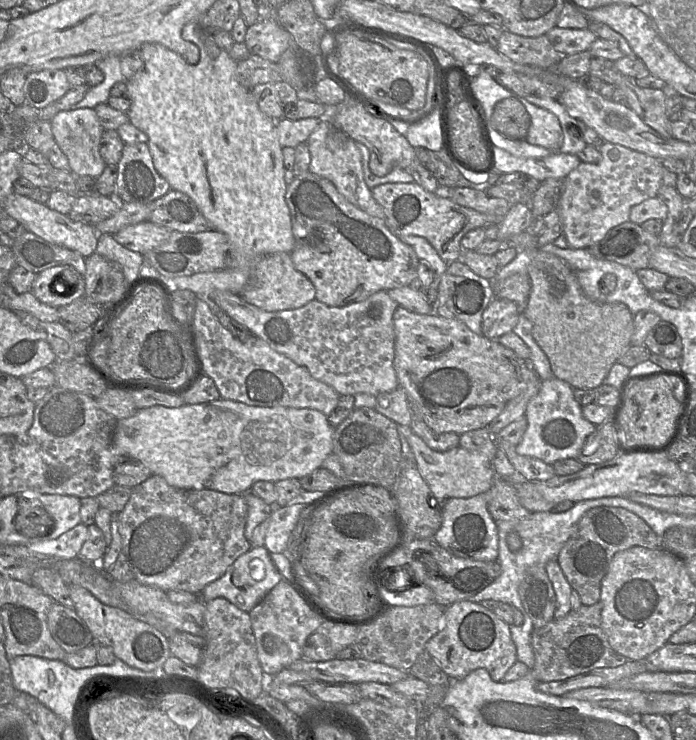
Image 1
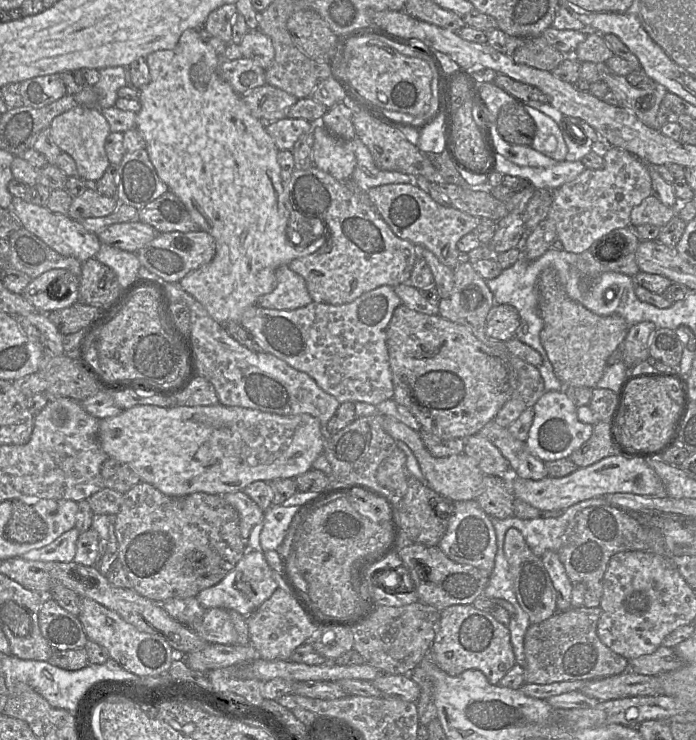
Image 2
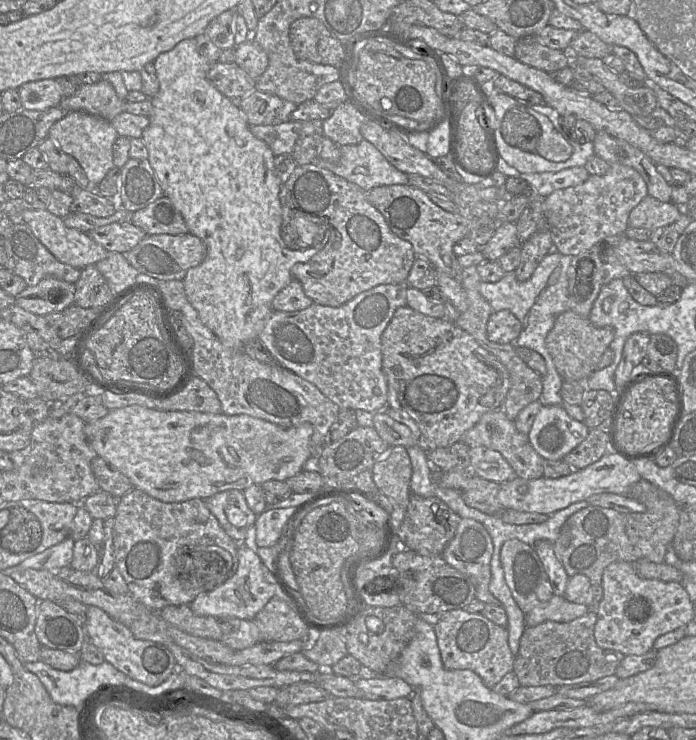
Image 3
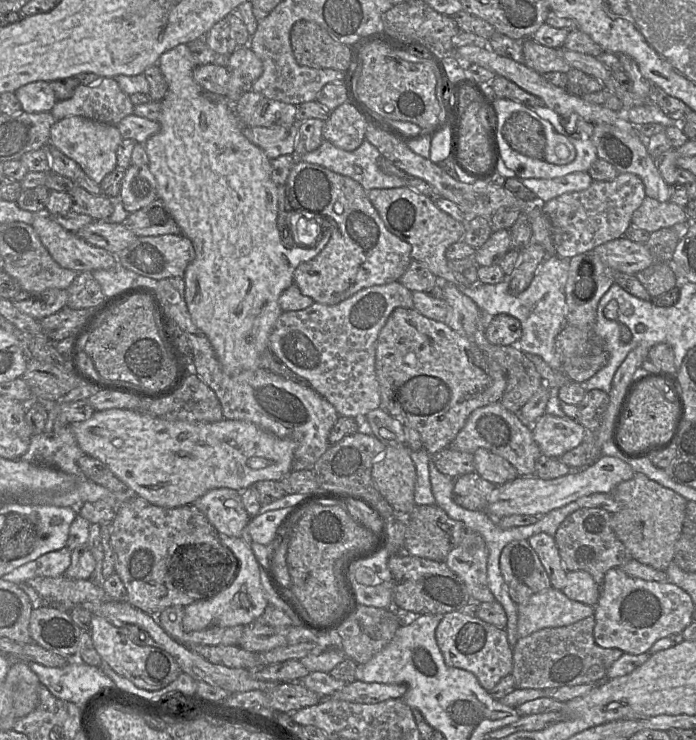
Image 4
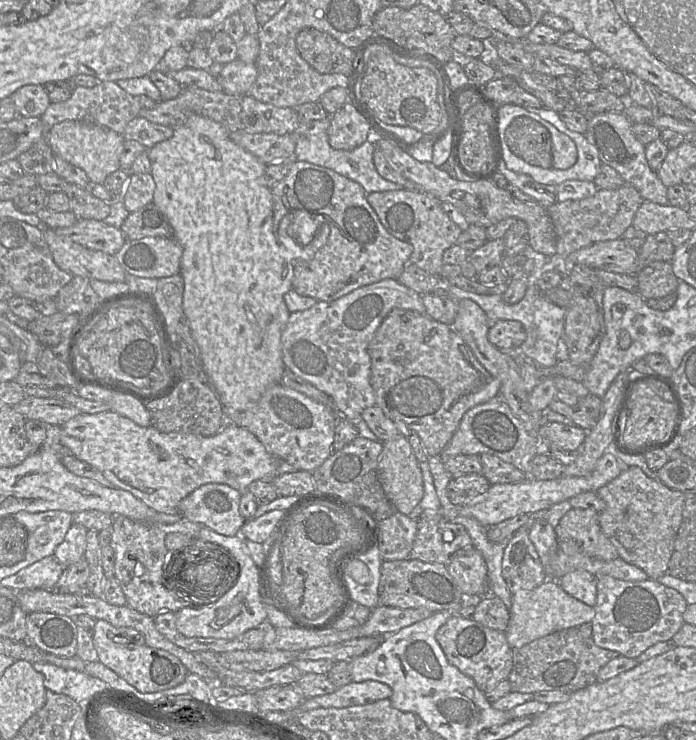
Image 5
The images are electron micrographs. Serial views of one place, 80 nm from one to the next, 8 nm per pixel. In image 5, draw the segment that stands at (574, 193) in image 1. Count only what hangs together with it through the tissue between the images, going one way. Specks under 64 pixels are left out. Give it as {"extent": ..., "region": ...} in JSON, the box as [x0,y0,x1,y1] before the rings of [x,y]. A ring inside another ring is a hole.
{"extent":[546,183,643,258],"region":[[[624,183],[616,189],[598,189],[593,196],[585,199],[566,200],[549,206],[546,211],[555,229],[557,257],[566,258],[571,253],[596,242],[621,238],[624,231],[632,225],[635,213],[642,201],[643,198],[639,192],[632,185]]]}

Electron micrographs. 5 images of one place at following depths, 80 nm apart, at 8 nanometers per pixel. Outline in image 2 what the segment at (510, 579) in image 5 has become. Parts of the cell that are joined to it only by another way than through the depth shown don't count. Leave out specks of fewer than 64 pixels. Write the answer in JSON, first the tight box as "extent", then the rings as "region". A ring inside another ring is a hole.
{"extent":[504,528,557,624],"region":[[[510,528],[504,538],[504,555],[512,576],[518,603],[527,613],[531,624],[539,624],[557,612],[557,595],[541,557],[534,555],[520,531]]]}

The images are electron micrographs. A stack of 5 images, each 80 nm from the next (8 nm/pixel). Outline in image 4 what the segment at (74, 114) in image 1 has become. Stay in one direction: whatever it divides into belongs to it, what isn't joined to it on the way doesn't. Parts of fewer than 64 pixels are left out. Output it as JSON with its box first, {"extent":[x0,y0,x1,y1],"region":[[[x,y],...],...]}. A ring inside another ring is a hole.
{"extent":[49,116,123,184],"region":[[[69,116],[58,120],[50,129],[49,143],[59,149],[63,154],[73,159],[95,183],[100,184],[104,177],[117,167],[117,149],[123,138],[114,125],[100,123],[81,116]]]}

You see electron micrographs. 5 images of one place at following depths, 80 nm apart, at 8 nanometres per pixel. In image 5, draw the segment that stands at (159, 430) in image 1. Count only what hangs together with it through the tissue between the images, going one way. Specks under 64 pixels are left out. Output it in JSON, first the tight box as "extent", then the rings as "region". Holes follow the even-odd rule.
{"extent":[60,410,277,513],"region":[[[112,410],[81,413],[61,425],[60,443],[77,459],[98,469],[114,488],[130,492],[148,507],[162,513],[179,513],[179,503],[198,487],[208,483],[227,484],[243,492],[254,480],[269,480],[277,474],[277,461],[248,429],[227,423],[213,436],[188,433],[162,433],[153,426],[141,427]]]}

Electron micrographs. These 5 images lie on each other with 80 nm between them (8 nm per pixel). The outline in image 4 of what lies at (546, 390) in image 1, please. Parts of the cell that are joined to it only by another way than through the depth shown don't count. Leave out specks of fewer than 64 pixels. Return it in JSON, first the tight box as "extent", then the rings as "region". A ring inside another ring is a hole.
{"extent":[531,413,587,458],"region":[[[545,413],[531,425],[532,436],[541,454],[559,458],[577,447],[587,430],[577,420]]]}

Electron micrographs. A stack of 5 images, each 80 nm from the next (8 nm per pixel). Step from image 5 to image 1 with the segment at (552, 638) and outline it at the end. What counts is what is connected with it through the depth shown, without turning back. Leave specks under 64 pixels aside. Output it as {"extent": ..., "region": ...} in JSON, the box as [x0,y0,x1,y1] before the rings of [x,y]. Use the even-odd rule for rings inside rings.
{"extent":[531,602,628,682],"region":[[[602,602],[582,605],[560,619],[553,619],[541,628],[534,628],[531,644],[535,664],[531,669],[537,682],[566,680],[594,669],[615,668],[628,661],[610,646],[601,625]]]}

